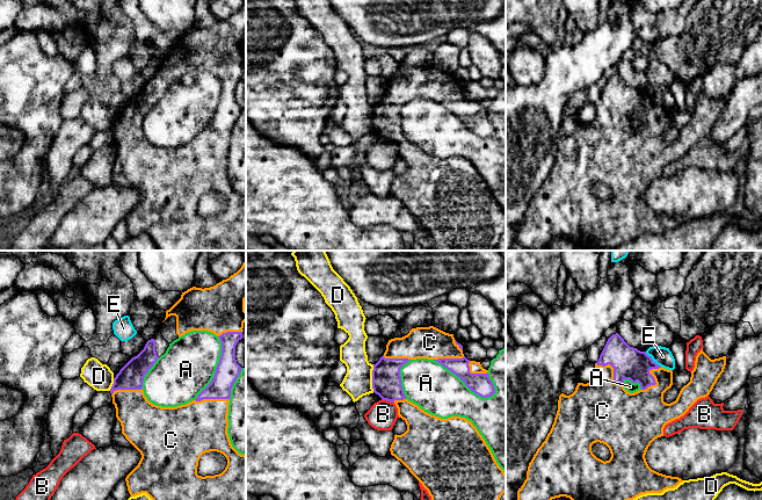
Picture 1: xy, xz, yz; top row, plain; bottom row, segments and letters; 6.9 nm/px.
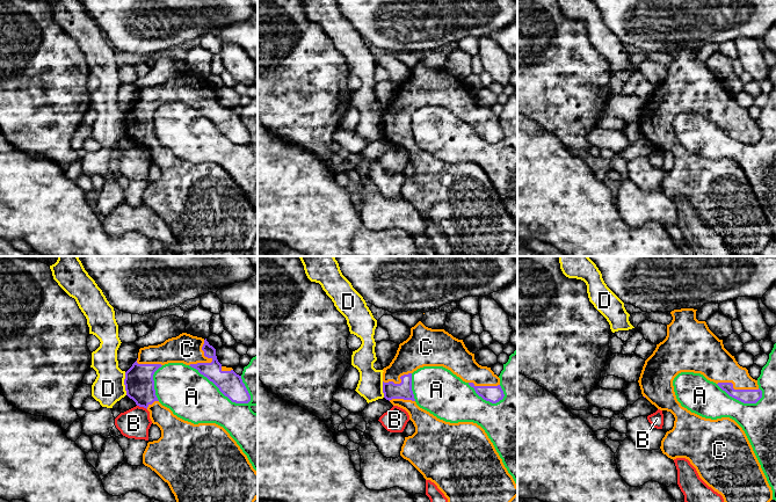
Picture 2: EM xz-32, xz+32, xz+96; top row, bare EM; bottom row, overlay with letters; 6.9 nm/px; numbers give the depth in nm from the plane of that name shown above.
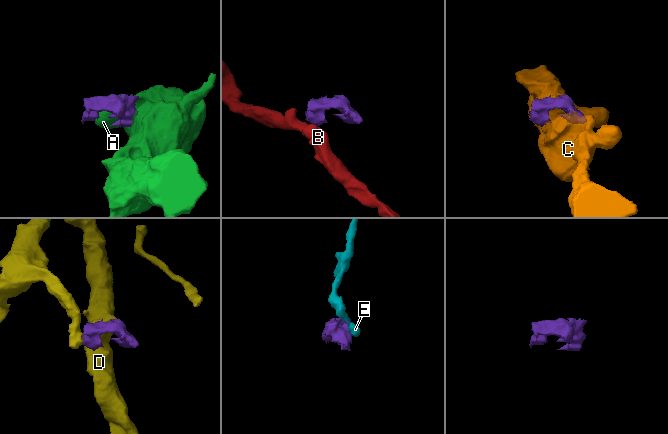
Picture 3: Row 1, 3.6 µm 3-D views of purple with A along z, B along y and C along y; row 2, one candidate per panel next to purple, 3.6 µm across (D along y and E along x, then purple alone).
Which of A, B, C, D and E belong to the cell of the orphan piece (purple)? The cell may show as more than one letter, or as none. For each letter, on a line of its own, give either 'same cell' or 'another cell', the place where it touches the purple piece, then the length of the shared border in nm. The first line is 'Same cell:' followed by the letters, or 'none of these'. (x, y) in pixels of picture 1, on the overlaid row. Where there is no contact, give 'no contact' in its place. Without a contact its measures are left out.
Same cell: C
A: another cell; contact xz (464, 382); length 500 nm
B: another cell; contact xz (387, 400); length 90 nm
C: same cell; contact yz (614, 370); length 240 nm
D: another cell; contact xz (372, 378); length 190 nm
E: another cell; contact yz (652, 360); length 160 nm

